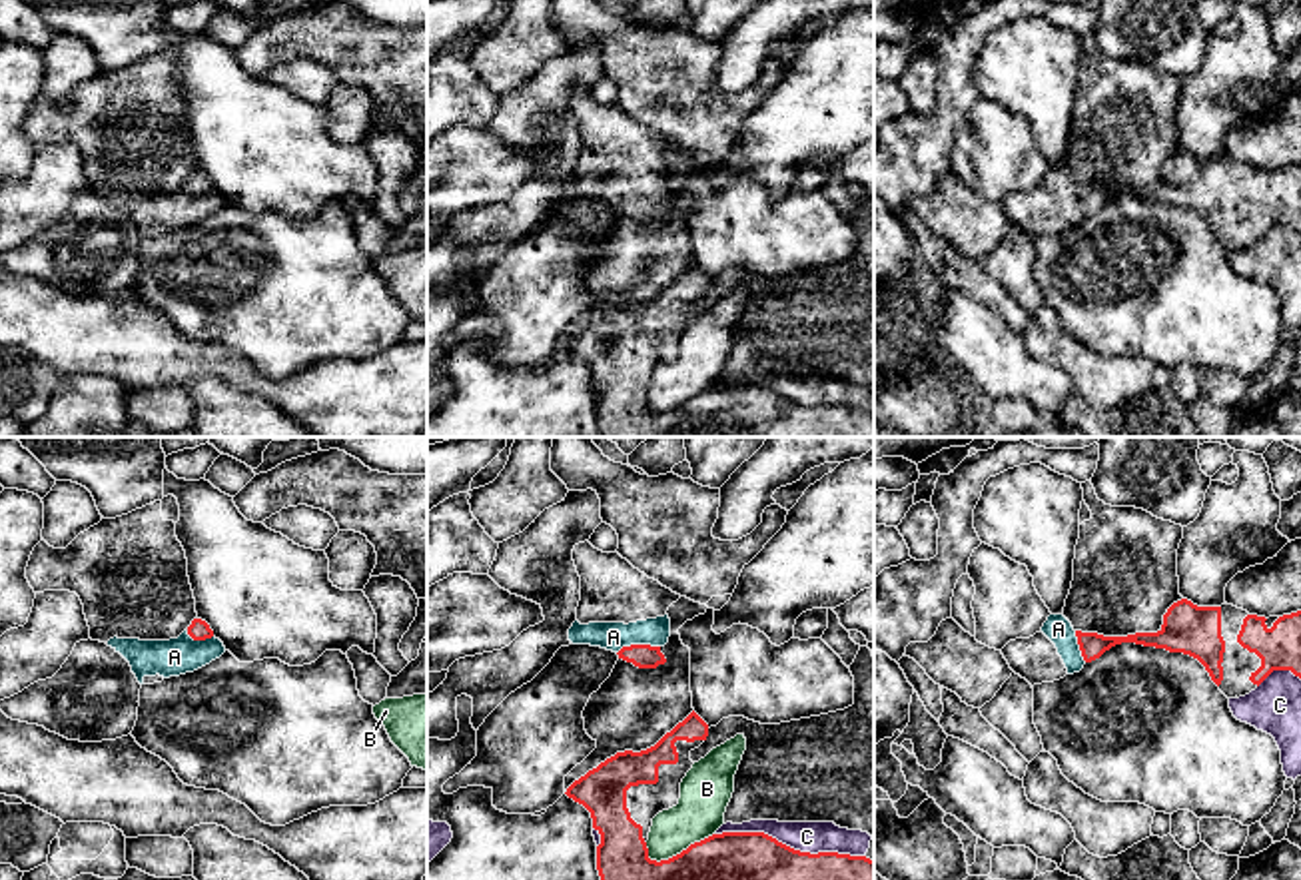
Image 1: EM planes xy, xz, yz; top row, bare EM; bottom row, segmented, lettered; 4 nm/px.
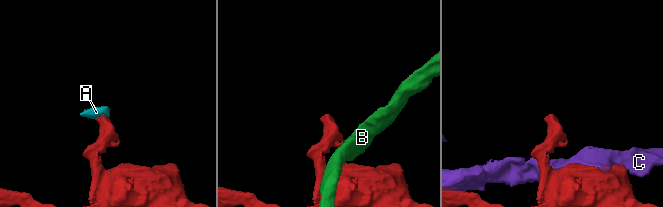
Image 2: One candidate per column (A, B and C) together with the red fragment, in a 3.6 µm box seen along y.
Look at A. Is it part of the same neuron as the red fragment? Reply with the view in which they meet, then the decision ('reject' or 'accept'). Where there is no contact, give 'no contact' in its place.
xz | accept

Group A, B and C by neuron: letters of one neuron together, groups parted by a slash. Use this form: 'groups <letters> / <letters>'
groups A / B / C

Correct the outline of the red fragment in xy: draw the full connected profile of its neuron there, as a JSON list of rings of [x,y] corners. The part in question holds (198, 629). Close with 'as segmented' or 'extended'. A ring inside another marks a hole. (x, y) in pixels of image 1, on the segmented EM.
[[[194,619],[178,639],[140,641],[114,637],[108,647],[130,662],[140,684],[194,672],[225,653],[223,643],[214,637],[214,631],[202,619]]]; extended

